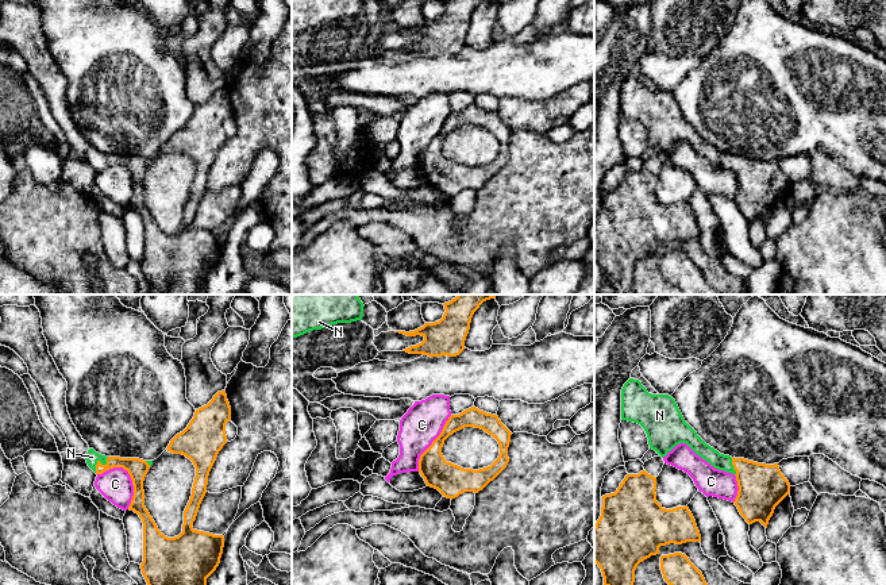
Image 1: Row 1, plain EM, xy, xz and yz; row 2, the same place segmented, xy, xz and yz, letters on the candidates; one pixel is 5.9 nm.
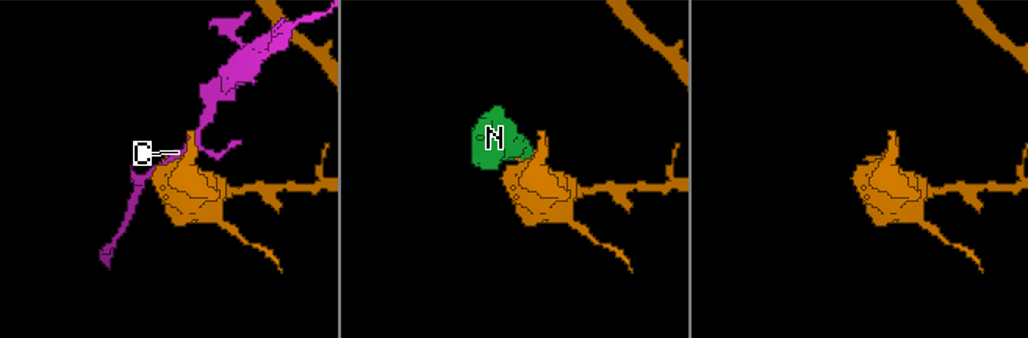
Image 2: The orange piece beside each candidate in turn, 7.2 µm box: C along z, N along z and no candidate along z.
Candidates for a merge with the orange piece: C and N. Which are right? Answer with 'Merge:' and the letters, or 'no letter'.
Merge: N

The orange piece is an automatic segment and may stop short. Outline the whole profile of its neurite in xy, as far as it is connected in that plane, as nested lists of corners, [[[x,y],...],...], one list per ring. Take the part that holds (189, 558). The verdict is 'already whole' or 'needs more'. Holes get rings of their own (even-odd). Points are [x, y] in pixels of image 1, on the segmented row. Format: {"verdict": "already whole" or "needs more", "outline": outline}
{"verdict": "needs more", "outline": [[[226,390],[217,392],[207,405],[196,409],[188,427],[166,449],[185,455],[196,467],[192,496],[184,511],[182,532],[174,538],[158,530],[145,507],[143,481],[153,461],[105,457],[93,449],[88,450],[85,459],[96,474],[123,467],[132,480],[134,496],[128,509],[138,513],[143,523],[140,569],[147,585],[207,585],[207,578],[219,566],[224,536],[197,531],[192,526],[207,493],[209,472],[227,443],[226,424],[230,420],[231,407]]]}

